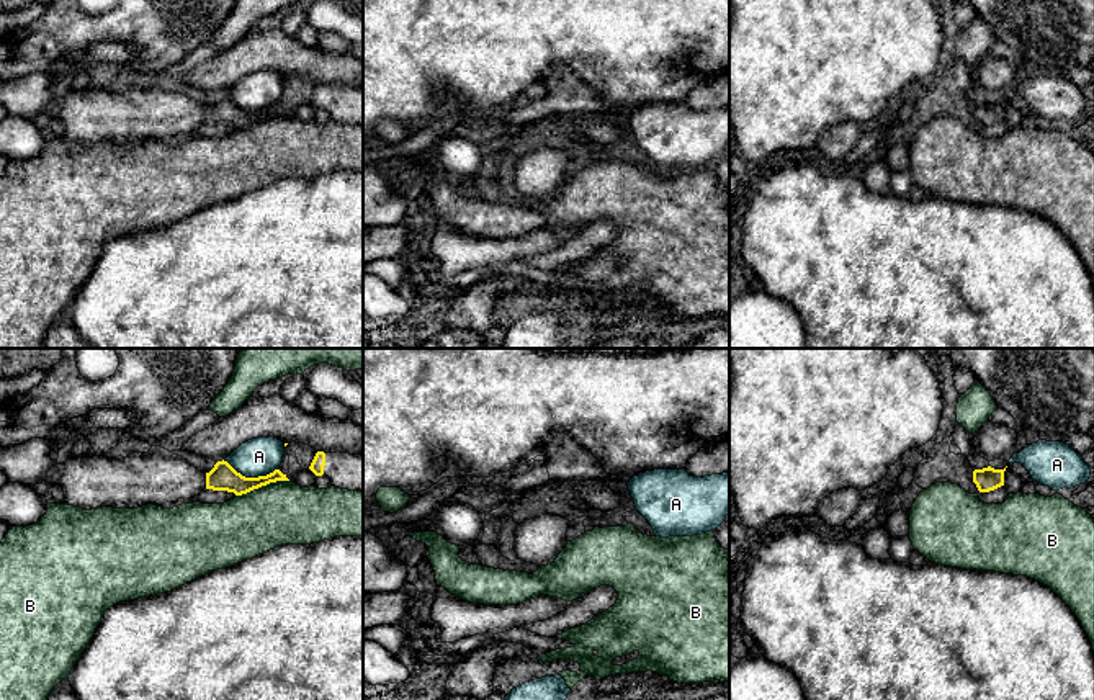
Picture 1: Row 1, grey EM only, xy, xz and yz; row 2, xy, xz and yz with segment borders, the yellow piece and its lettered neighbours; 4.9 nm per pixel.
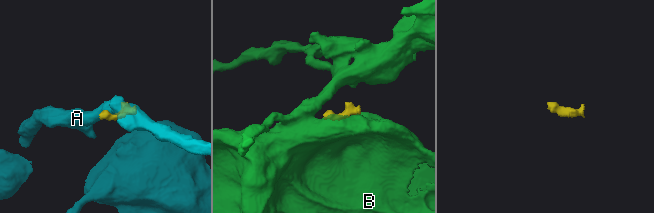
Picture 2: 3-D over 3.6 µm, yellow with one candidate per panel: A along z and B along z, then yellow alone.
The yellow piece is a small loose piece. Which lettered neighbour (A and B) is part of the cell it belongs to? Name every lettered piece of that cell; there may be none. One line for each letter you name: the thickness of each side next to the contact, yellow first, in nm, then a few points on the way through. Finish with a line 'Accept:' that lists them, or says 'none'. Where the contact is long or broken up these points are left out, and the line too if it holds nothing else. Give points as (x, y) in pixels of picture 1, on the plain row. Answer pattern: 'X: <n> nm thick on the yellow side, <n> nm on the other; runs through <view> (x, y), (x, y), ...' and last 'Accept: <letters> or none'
Accept: none

